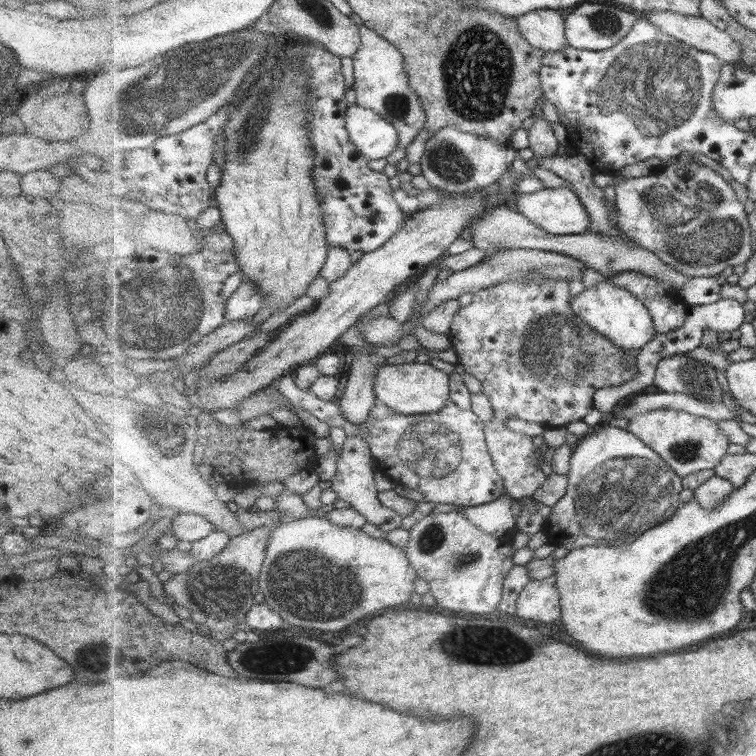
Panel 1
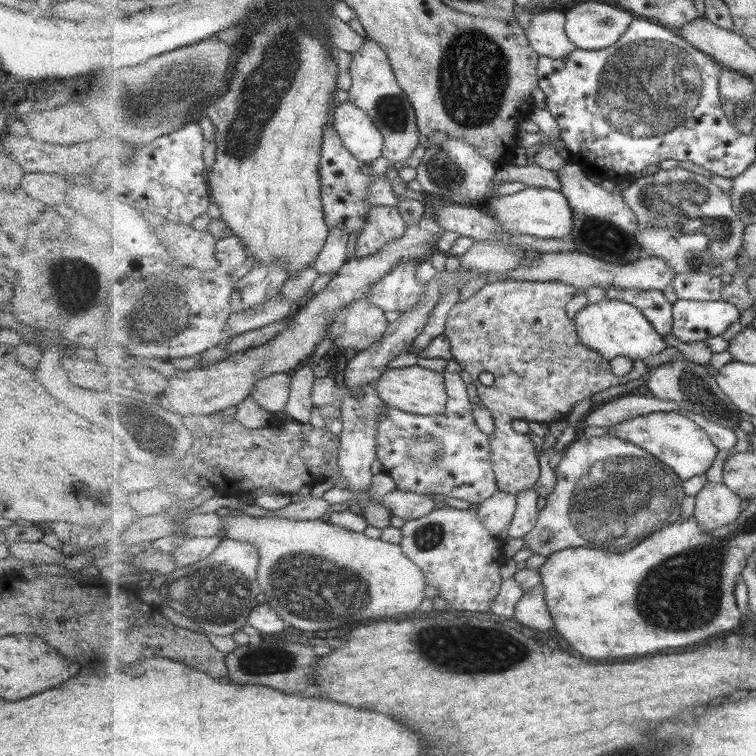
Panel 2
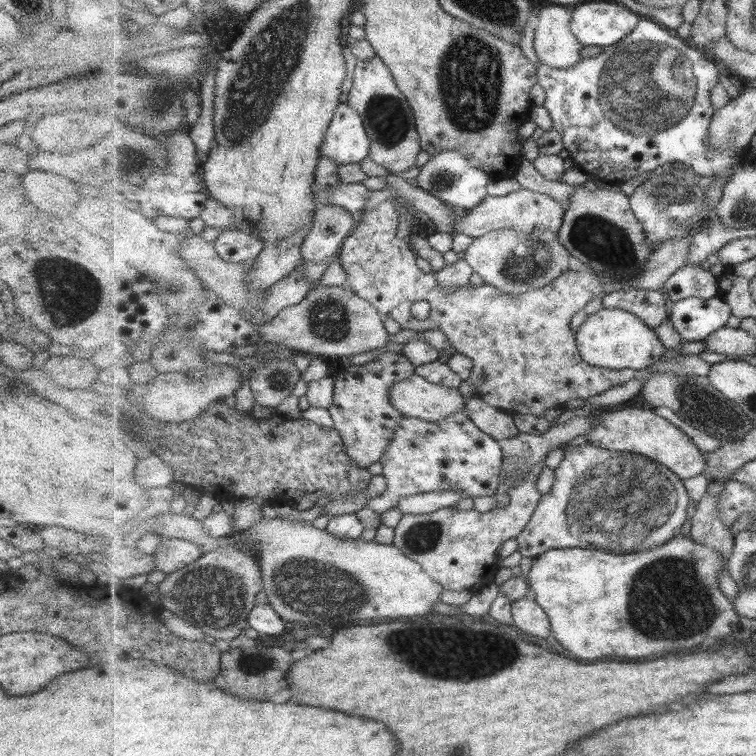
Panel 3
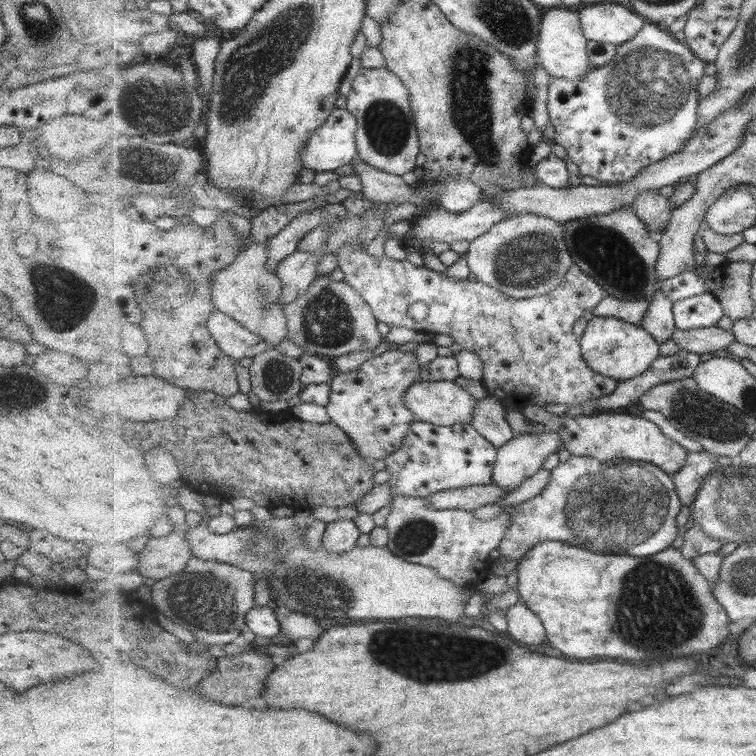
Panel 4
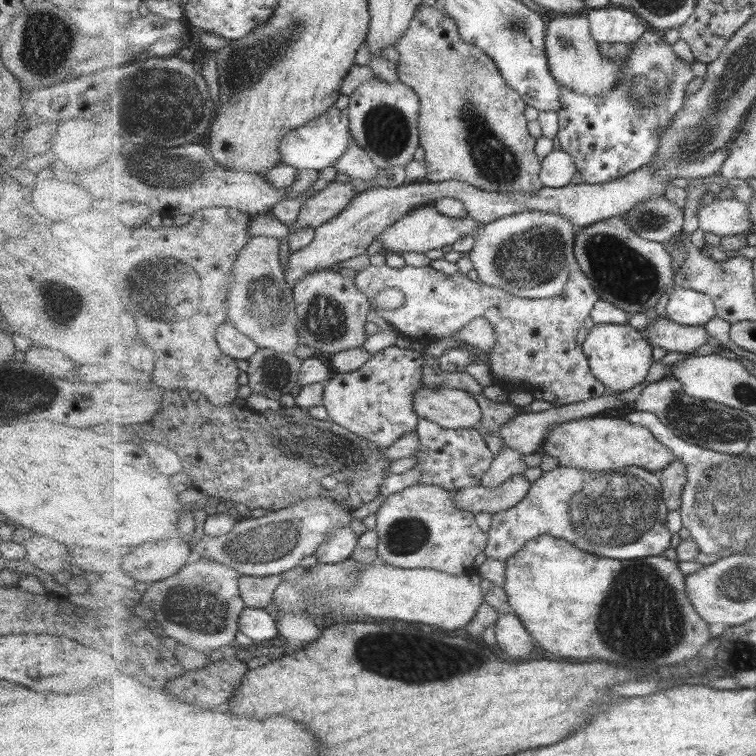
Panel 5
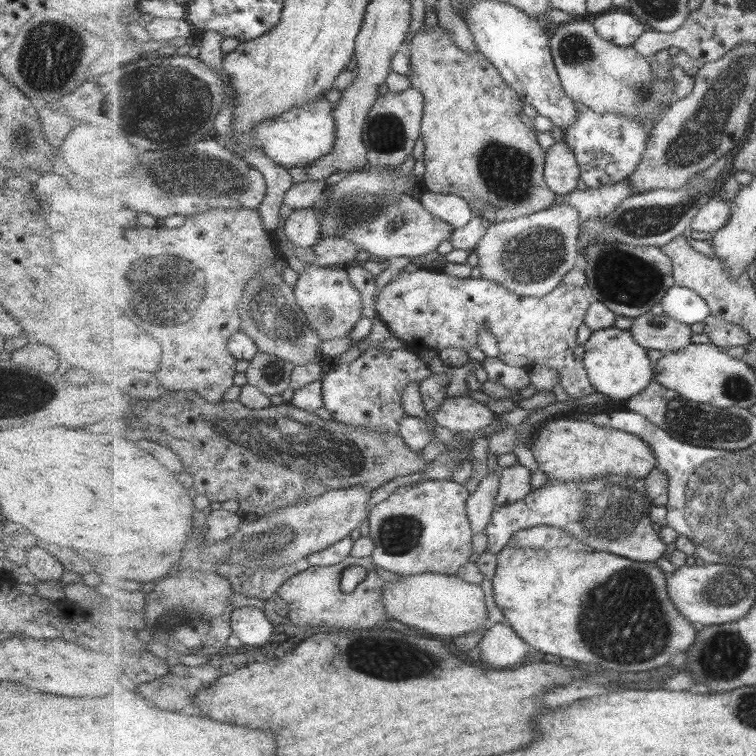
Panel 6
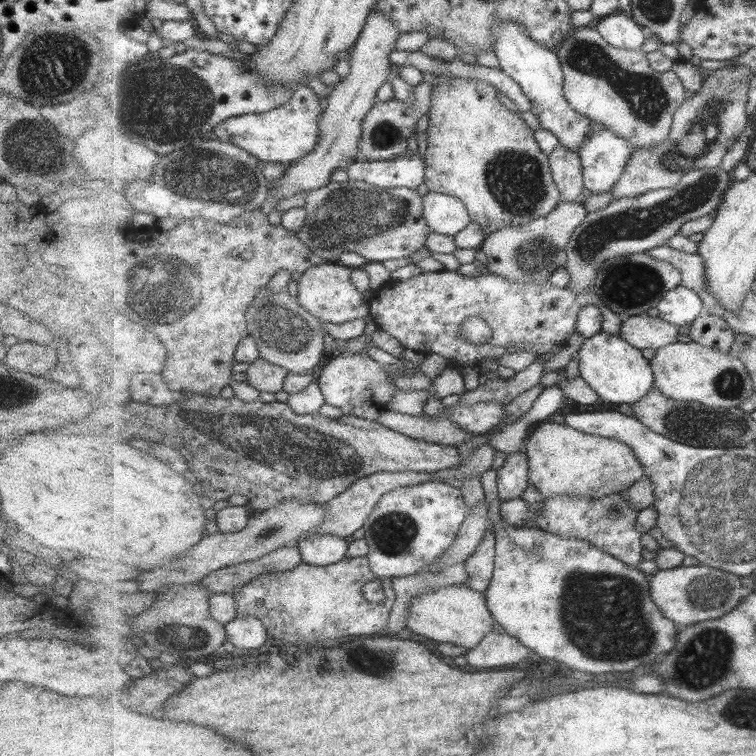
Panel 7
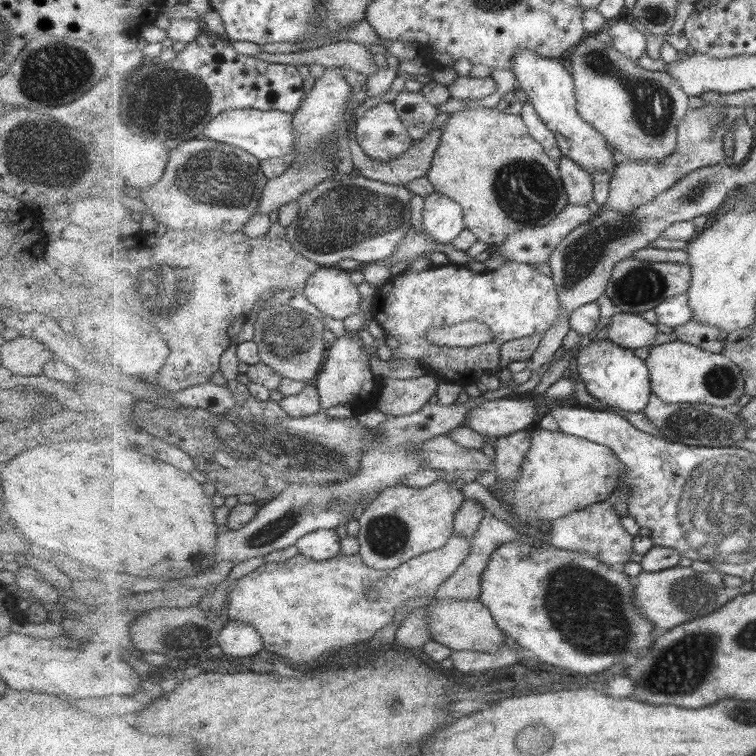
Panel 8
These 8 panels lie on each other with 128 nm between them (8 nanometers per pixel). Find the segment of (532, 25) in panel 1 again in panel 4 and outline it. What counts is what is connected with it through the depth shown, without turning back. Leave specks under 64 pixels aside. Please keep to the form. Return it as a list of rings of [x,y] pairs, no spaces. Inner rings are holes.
[[[551,9],[544,15],[540,34],[539,60],[542,68],[551,76],[567,80],[581,80],[594,68],[590,59],[589,39],[584,33],[579,12],[568,9]]]

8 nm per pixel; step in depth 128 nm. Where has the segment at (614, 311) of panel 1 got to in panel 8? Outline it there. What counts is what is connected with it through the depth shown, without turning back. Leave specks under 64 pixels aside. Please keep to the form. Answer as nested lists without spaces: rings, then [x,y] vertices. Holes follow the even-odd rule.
[[[608,339],[596,341],[582,349],[578,356],[580,377],[587,390],[610,408],[618,408],[624,412],[642,412],[649,404],[652,394],[650,370],[645,359],[635,356],[632,349],[621,348]]]

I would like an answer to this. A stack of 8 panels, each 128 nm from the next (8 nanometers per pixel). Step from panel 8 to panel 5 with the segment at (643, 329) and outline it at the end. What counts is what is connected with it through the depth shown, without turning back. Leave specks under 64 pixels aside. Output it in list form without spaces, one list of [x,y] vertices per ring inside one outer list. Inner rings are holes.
[[[667,316],[655,319],[643,333],[653,347],[685,355],[697,350],[703,344],[708,344],[707,340],[710,337],[703,326],[679,324]]]

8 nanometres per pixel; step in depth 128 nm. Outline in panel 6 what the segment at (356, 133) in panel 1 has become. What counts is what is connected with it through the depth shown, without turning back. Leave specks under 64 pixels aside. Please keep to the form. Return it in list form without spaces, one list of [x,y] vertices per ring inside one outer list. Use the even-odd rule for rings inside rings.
[[[326,99],[314,100],[264,120],[264,123],[258,124],[252,136],[264,153],[277,164],[287,168],[307,168],[332,151],[336,141],[336,120],[333,118],[333,111],[333,106],[330,106]]]

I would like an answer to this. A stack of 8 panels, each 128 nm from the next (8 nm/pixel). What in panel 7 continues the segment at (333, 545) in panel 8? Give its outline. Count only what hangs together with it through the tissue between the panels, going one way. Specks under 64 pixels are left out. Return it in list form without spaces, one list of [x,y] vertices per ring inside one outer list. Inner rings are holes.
[[[315,533],[301,541],[299,547],[303,562],[326,567],[341,562],[346,557],[349,545],[343,537]]]

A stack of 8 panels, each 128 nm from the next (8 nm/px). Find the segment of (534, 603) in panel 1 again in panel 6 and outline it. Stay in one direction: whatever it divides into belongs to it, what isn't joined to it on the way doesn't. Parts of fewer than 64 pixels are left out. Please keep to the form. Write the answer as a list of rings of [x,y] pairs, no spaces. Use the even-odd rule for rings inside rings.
[[[506,621],[491,624],[479,646],[479,660],[493,668],[519,666],[526,663],[523,660],[531,656],[529,652],[534,652],[533,647]]]

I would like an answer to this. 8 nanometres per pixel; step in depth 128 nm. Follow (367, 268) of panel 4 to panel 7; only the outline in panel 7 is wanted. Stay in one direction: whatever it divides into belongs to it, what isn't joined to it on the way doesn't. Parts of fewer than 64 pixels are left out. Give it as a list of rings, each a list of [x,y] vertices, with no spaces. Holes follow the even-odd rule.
[[[447,268],[439,272],[420,274],[405,282],[391,283],[372,295],[370,316],[378,328],[394,336],[407,350],[426,356],[437,354],[446,360],[455,362],[455,368],[479,366],[483,358],[496,359],[508,354],[507,348],[522,347],[533,354],[554,354],[566,346],[575,332],[578,316],[584,306],[583,299],[568,287],[557,288],[549,282],[545,284],[517,284],[503,276],[487,274],[469,277],[459,272],[449,272]],[[471,317],[481,317],[489,323],[494,335],[487,345],[473,345],[462,336],[462,324]]]

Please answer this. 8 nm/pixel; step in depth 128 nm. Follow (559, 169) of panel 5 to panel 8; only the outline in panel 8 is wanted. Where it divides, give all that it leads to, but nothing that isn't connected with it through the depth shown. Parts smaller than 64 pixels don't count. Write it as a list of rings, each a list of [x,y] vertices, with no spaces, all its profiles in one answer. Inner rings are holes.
[[[562,155],[559,163],[561,178],[569,193],[570,204],[587,206],[591,200],[594,200],[595,183],[592,174],[568,156]]]

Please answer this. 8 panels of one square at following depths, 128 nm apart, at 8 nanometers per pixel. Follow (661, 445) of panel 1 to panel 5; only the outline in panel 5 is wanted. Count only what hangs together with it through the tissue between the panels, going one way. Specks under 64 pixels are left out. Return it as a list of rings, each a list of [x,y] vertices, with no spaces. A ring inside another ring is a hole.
[[[587,417],[558,424],[550,428],[540,451],[554,458],[558,466],[597,472],[622,472],[639,466],[658,473],[676,460],[673,451],[661,444],[648,428],[633,424],[626,417]]]

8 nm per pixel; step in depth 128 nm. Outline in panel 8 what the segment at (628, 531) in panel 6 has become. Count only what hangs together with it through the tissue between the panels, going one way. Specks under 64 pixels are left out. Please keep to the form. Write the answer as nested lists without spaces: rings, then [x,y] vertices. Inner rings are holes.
[[[612,499],[601,501],[585,508],[585,510],[578,510],[569,516],[551,522],[550,542],[561,550],[594,554],[594,557],[603,564],[620,570],[626,562],[631,560],[634,543],[634,536],[621,526],[621,517],[614,508]]]

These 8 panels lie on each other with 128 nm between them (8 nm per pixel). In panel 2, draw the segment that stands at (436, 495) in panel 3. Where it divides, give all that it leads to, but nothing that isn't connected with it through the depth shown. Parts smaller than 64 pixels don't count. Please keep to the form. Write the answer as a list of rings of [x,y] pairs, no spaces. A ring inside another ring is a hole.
[[[395,490],[381,499],[382,505],[405,521],[423,518],[437,508],[437,501],[427,495]]]

